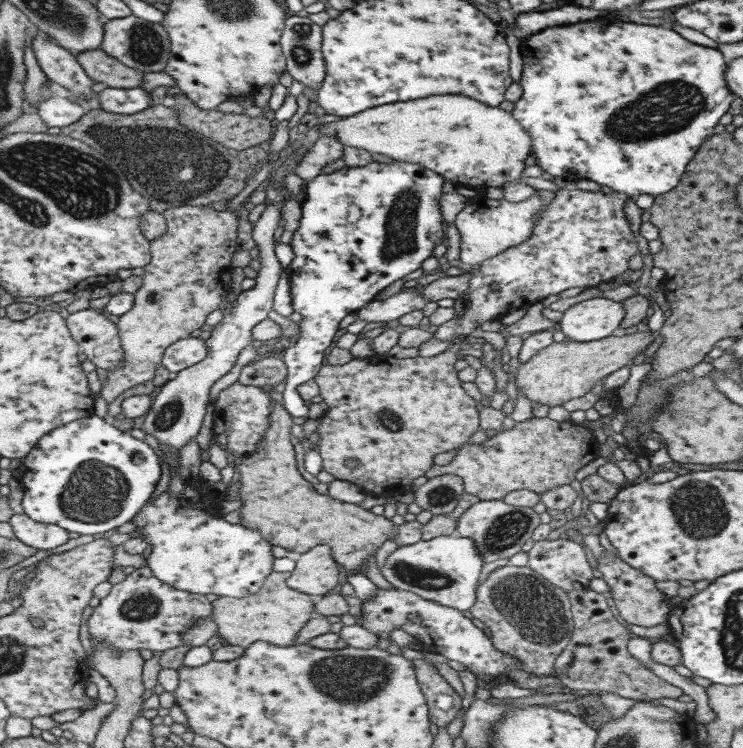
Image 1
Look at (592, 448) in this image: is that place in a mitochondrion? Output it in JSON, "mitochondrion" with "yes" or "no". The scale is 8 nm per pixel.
{"mitochondrion":"no"}

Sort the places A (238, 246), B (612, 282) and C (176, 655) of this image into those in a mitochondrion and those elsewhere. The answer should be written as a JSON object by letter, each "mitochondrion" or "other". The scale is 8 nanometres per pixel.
{"A":"other","B":"other","C":"other"}

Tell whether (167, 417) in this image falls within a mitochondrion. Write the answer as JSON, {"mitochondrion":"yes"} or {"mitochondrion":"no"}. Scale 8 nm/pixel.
{"mitochondrion":"yes"}

